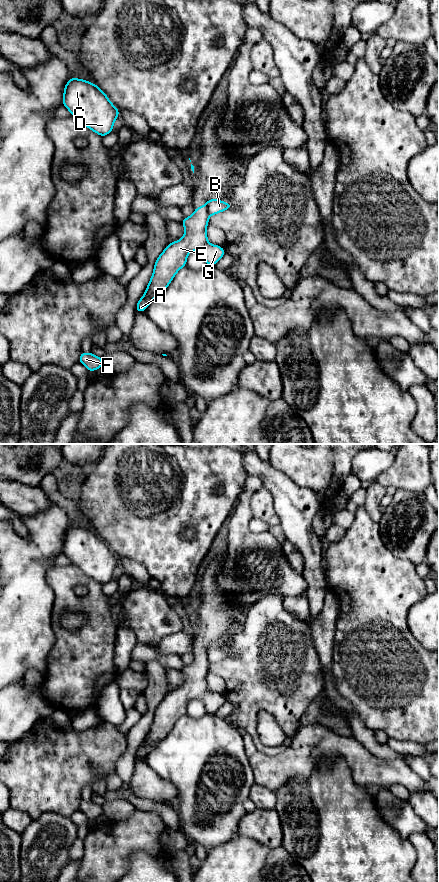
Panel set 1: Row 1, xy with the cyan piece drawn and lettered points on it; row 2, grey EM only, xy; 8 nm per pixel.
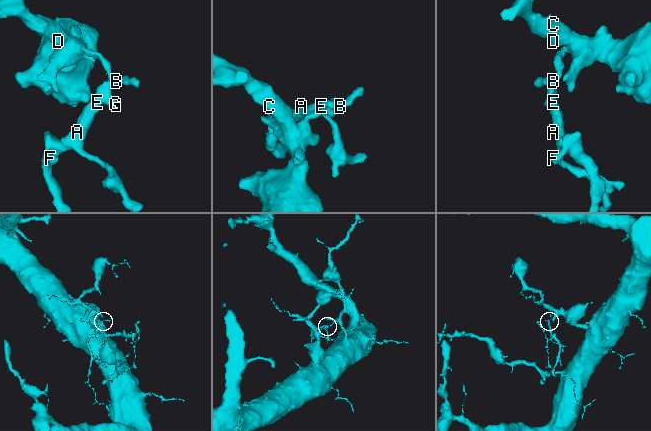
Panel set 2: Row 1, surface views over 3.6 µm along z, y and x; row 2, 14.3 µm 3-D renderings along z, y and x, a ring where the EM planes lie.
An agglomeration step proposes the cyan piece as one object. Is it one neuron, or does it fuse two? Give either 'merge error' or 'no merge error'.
merge error

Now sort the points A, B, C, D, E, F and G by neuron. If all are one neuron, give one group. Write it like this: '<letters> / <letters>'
A E F G / B C D

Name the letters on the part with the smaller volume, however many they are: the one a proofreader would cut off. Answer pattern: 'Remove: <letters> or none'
Remove: A, E, F, G

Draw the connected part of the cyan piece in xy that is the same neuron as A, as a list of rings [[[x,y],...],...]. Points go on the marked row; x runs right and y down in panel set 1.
[[[205,204],[194,209],[193,215],[185,217],[181,222],[185,234],[180,240],[170,243],[157,258],[150,282],[137,303],[137,312],[144,312],[151,302],[167,289],[175,274],[186,266],[190,252],[201,251],[207,265],[215,265],[224,256],[225,250],[222,247],[208,242],[206,228],[209,216]]]

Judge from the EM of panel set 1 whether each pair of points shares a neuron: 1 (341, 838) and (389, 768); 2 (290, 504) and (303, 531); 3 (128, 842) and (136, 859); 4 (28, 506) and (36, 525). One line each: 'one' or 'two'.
1: two
2: one
3: two
4: two

